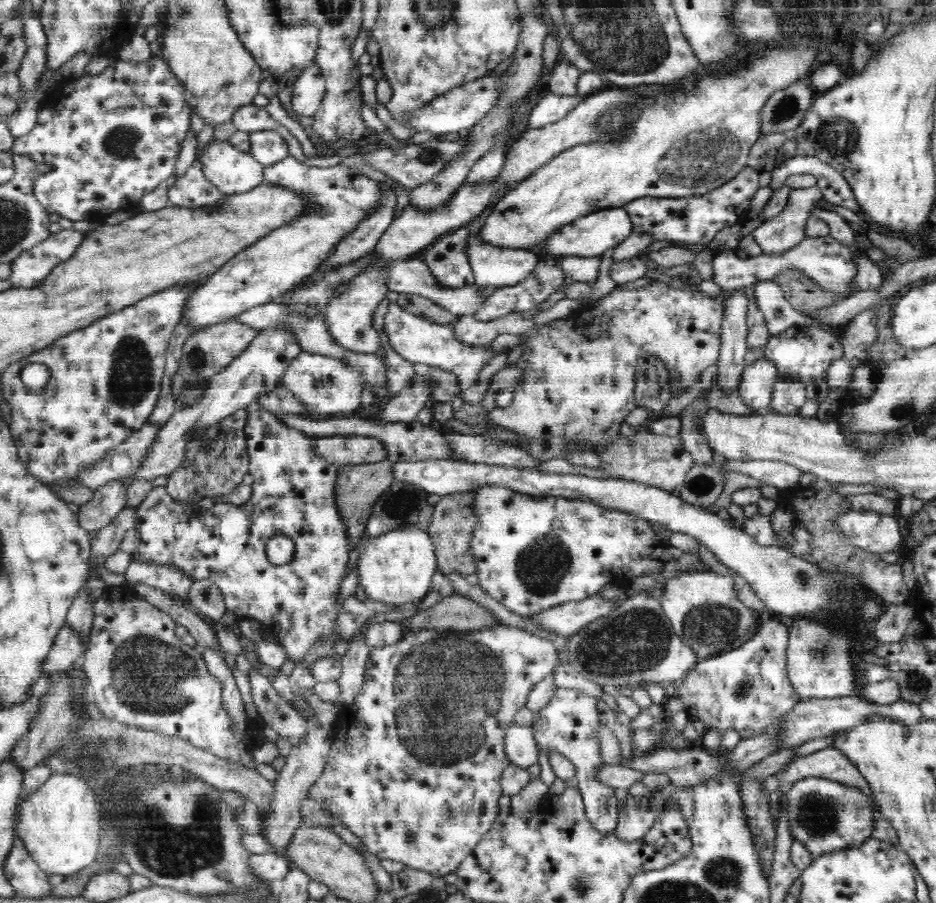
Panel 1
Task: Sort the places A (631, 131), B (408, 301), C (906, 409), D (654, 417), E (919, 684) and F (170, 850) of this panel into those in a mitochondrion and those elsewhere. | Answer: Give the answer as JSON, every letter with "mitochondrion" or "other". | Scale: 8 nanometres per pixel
{"A":"mitochondrion","B":"other","C":"mitochondrion","D":"other","E":"mitochondrion","F":"mitochondrion"}

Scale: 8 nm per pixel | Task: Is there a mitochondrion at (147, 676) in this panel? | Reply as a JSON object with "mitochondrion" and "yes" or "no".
{"mitochondrion":"yes"}

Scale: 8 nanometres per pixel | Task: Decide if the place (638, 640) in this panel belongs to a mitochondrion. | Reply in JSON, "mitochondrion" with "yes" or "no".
{"mitochondrion":"yes"}

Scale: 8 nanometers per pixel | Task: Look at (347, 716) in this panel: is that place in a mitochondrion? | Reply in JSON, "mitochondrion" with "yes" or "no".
{"mitochondrion":"no"}

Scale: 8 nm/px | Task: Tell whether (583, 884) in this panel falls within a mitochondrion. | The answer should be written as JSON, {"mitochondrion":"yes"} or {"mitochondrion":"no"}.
{"mitochondrion":"yes"}

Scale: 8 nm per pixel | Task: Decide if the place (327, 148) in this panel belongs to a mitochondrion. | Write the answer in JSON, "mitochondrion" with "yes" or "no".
{"mitochondrion":"no"}

